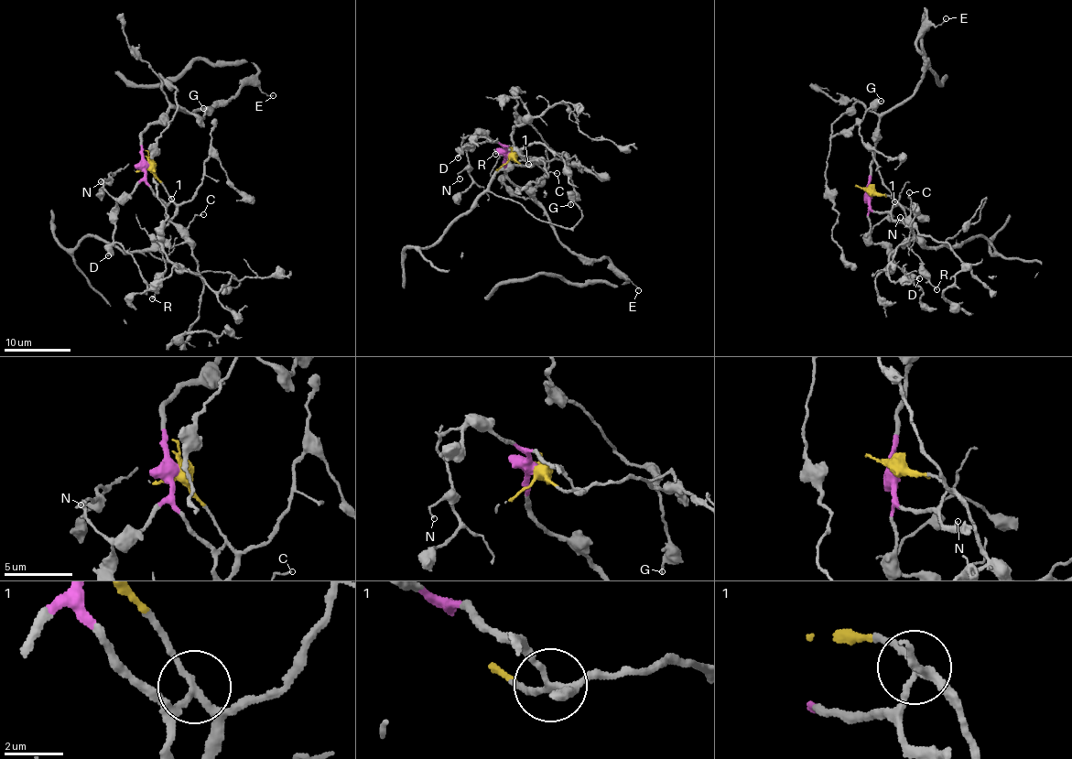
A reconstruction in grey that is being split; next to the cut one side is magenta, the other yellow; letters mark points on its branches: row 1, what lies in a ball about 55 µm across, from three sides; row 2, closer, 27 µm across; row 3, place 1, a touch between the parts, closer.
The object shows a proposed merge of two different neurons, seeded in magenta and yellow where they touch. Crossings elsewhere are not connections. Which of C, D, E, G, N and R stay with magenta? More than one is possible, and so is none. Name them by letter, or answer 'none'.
C, D, E, G, N

